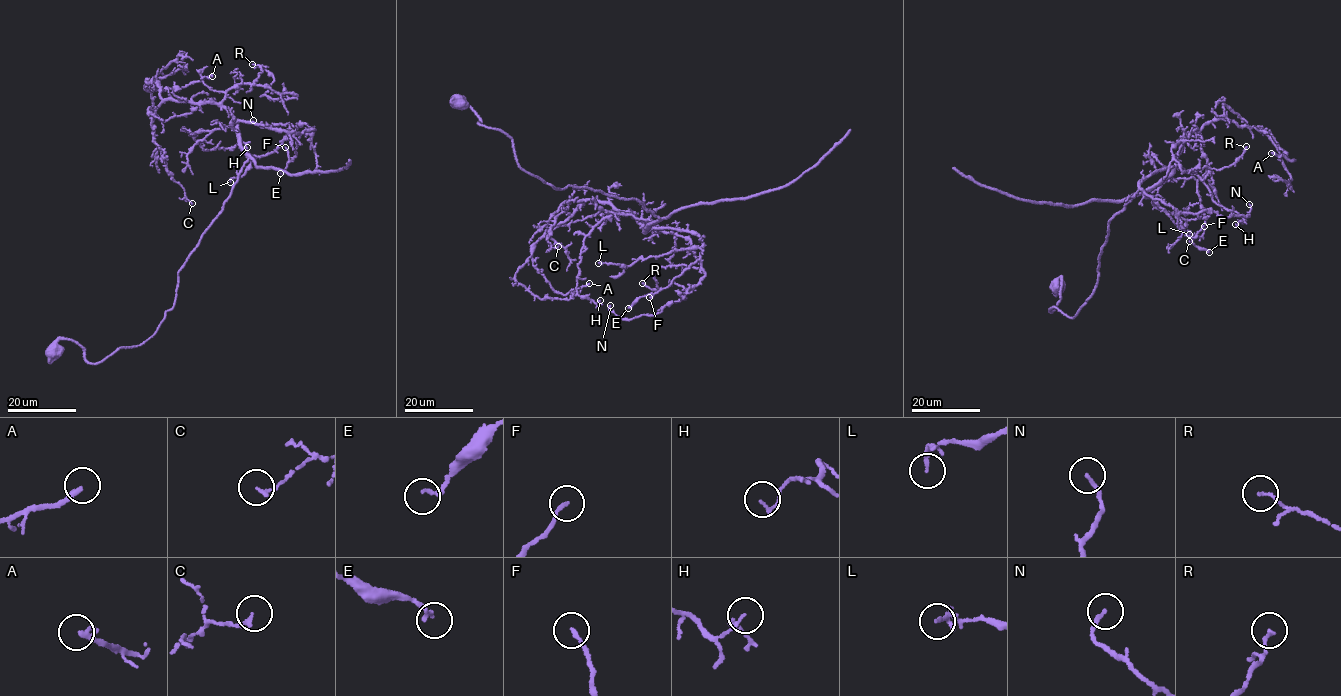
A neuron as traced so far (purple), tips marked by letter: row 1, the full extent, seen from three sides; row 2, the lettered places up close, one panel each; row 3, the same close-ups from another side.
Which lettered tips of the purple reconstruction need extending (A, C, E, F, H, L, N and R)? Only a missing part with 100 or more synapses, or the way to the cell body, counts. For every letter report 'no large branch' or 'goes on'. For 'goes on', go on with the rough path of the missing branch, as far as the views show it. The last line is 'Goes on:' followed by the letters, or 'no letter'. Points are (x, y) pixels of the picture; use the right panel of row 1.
A: no large branch
C: no large branch
E: no large branch
F: no large branch
H: no large branch
L: no large branch
N: no large branch
R: no large branch
Goes on: no letter

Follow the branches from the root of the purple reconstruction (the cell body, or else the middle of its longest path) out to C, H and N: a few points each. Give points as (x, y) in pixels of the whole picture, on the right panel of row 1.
C: (1057, 287), (1048, 311), (1073, 318), (1110, 219), (1196, 129), (1205, 225), (1189, 241)
H: (1057, 287), (1048, 311), (1073, 318), (1110, 219), (1166, 166), (1196, 175), (1235, 224)
N: (1057, 287), (1048, 311), (1073, 318), (1110, 219), (1171, 171), (1159, 170), (1140, 187), (1182, 212), (1249, 204)

